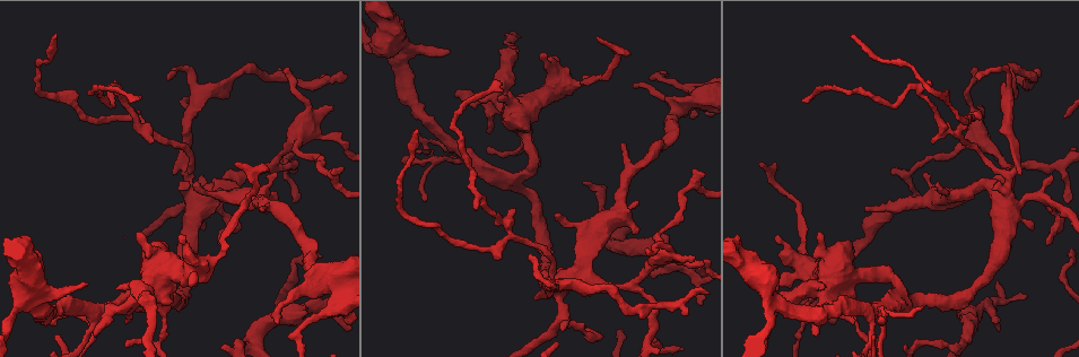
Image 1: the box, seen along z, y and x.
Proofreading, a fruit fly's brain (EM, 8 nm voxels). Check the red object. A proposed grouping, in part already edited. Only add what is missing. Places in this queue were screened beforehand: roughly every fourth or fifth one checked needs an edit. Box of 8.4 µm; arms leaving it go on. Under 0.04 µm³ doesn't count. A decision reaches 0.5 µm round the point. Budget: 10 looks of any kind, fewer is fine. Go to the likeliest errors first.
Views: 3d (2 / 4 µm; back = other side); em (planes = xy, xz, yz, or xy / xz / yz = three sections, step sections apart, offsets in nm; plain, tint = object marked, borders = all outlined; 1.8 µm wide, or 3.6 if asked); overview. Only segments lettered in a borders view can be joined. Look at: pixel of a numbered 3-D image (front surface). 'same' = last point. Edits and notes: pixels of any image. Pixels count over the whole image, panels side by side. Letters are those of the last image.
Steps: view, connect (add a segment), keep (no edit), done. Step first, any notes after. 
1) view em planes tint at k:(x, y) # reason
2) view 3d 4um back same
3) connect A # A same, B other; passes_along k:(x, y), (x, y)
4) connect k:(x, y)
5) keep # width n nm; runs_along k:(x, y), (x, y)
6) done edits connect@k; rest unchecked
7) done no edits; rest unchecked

view em 3.6um planes borders at 1:(652, 276) # an open end

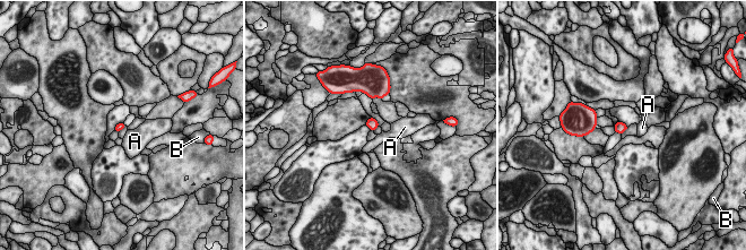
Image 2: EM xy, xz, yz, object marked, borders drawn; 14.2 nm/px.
keep # A other, B other; border 2:(629, 127), (621, 134); none of them fits

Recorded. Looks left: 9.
view 3d 4um at 1:(980, 109) # free end

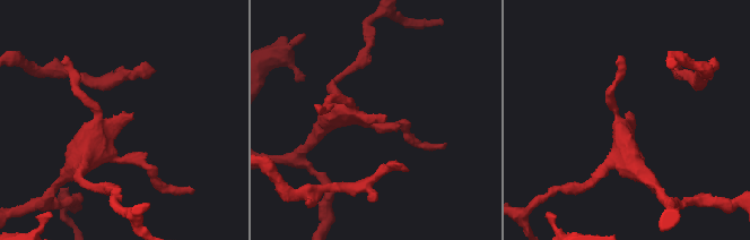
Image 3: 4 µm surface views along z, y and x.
view em 3.6um planes tint at 3:(627, 117)

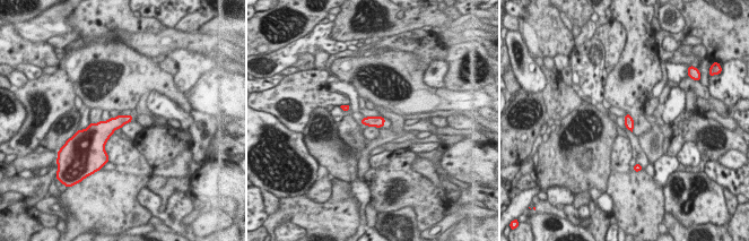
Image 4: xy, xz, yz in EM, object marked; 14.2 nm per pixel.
view em 3.6um planes borders same # what lies round it

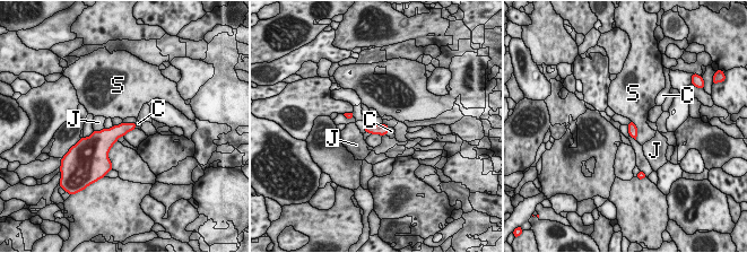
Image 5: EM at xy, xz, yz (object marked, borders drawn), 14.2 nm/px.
connect C # C same, J other, S other; passes_along 5:(382, 129), (388, 130), (391, 131); it goes on there

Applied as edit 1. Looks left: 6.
view em xz step 16 borders at 1:(450, 50) # free end

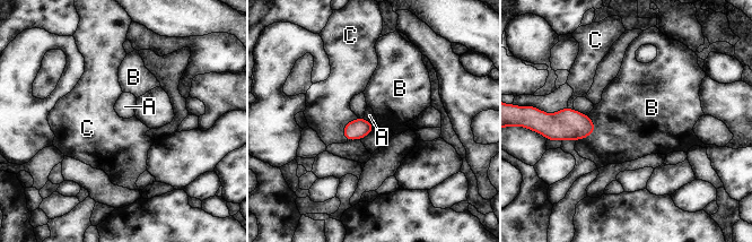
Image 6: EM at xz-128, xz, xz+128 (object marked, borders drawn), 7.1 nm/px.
keep # width 140 nm; A other, B other, C other; border 6:(363, 118), (370, 122); no lettered segment goes on from it

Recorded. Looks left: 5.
view 3d 4um at 1:(923, 306) # free end

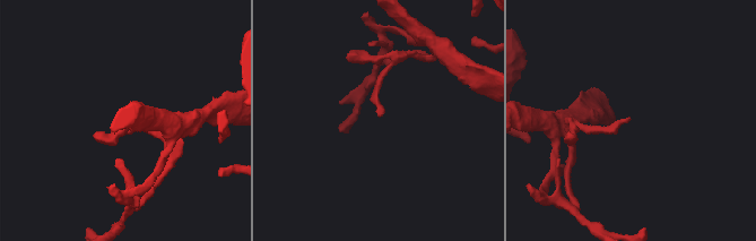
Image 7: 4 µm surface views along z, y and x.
view em 3.6um planes plain at 7:(379, 117)

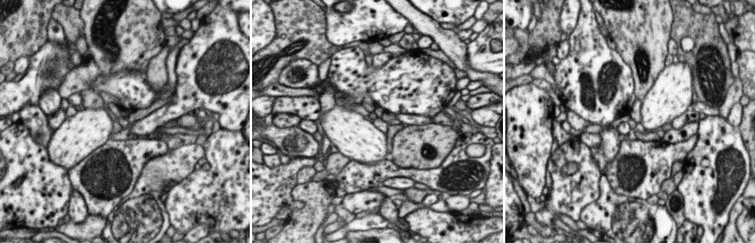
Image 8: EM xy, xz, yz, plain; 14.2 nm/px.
view em 3.6um planes borders same # see the neighbours

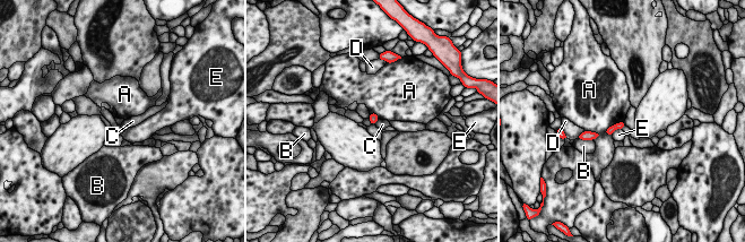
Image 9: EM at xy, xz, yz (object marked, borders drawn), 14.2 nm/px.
keep # A other, B other, C other, D other, E other; border 9:(379, 119), (374, 123); none of them fits

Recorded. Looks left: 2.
done edits connect@5; rest unchecked

